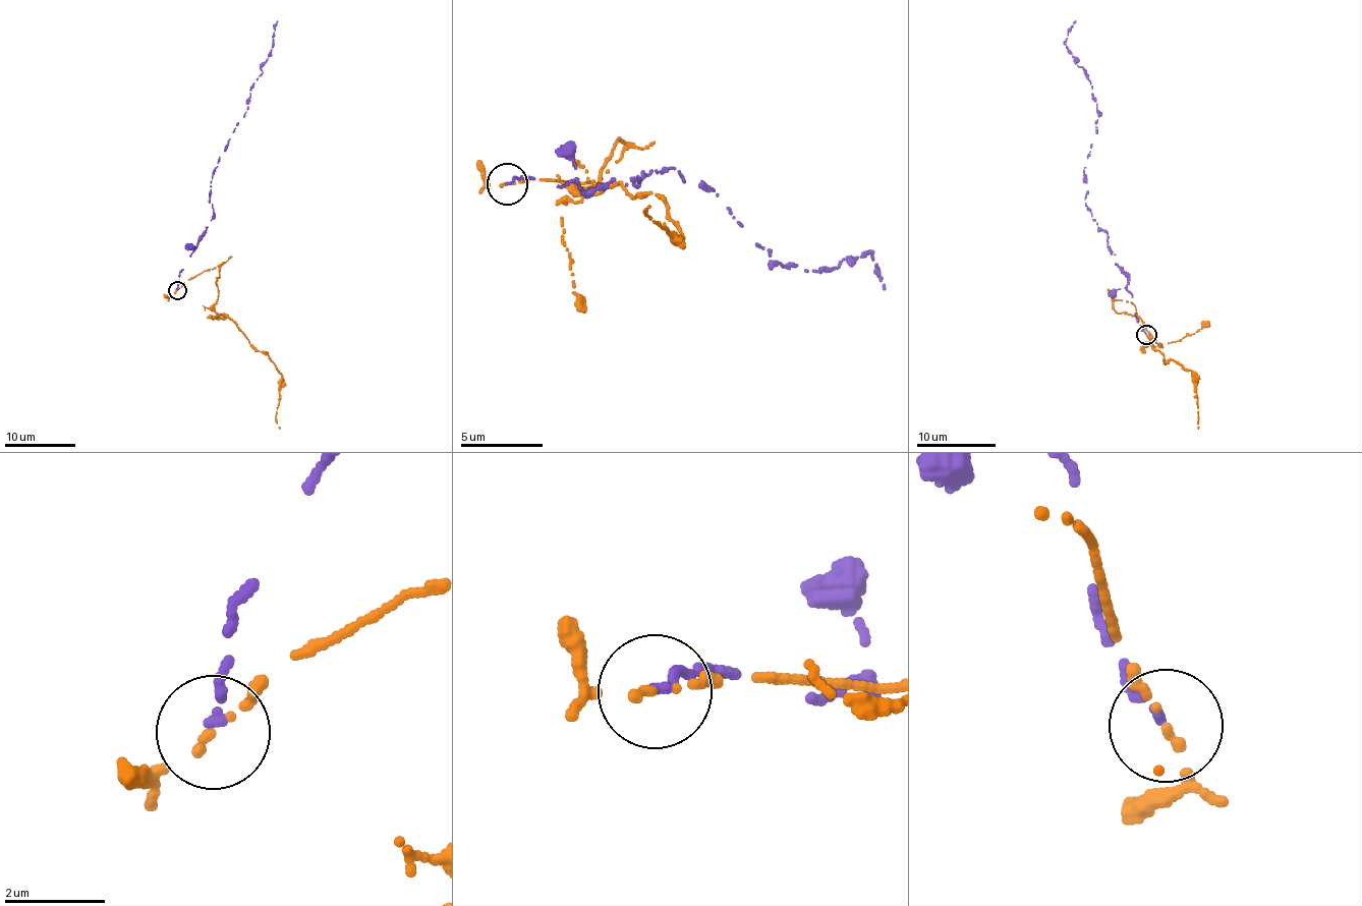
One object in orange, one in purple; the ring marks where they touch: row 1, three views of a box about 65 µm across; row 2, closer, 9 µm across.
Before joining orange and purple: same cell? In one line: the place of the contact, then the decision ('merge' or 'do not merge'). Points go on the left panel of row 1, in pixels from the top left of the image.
at (177, 290); do not merge

